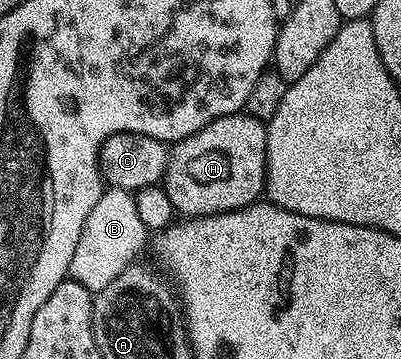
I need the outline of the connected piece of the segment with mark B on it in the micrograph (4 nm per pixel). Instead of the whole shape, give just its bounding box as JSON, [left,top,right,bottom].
[67,190,149,292]

